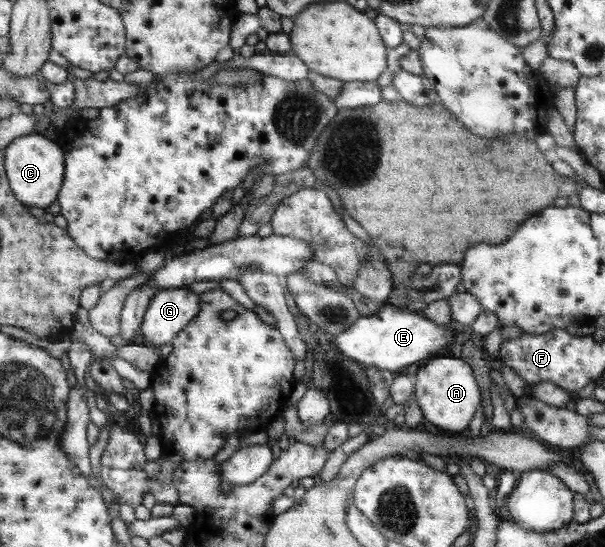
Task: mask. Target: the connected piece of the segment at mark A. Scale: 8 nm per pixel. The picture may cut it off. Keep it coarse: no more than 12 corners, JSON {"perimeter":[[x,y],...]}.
{"perimeter":[[450,354],[419,365],[416,403],[426,427],[465,435],[481,390]]}

